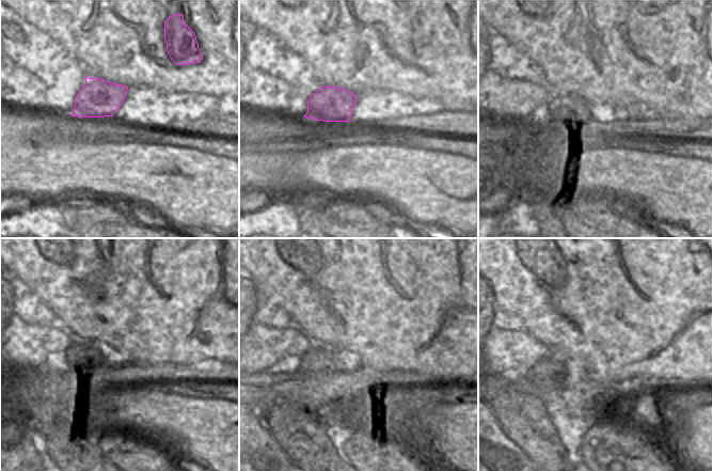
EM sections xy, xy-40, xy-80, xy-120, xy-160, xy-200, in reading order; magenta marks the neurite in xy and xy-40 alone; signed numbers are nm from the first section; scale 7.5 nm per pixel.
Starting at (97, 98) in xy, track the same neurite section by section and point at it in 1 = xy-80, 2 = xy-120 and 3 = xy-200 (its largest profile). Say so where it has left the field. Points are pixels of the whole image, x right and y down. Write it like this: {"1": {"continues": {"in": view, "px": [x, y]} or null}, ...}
{"1": {"continues": {"in": "xy-80", "px": [567, 111]}}, "2": {"continues": {"in": "xy-120", "px": [82, 352]}}, "3": {"continues": {"in": "xy-200", "px": [539, 379]}}}

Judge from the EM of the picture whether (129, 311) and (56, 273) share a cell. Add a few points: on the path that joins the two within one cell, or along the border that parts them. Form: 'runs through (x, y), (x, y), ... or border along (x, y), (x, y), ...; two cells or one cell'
runs through (112, 293), (93, 273), (74, 273); one cell

